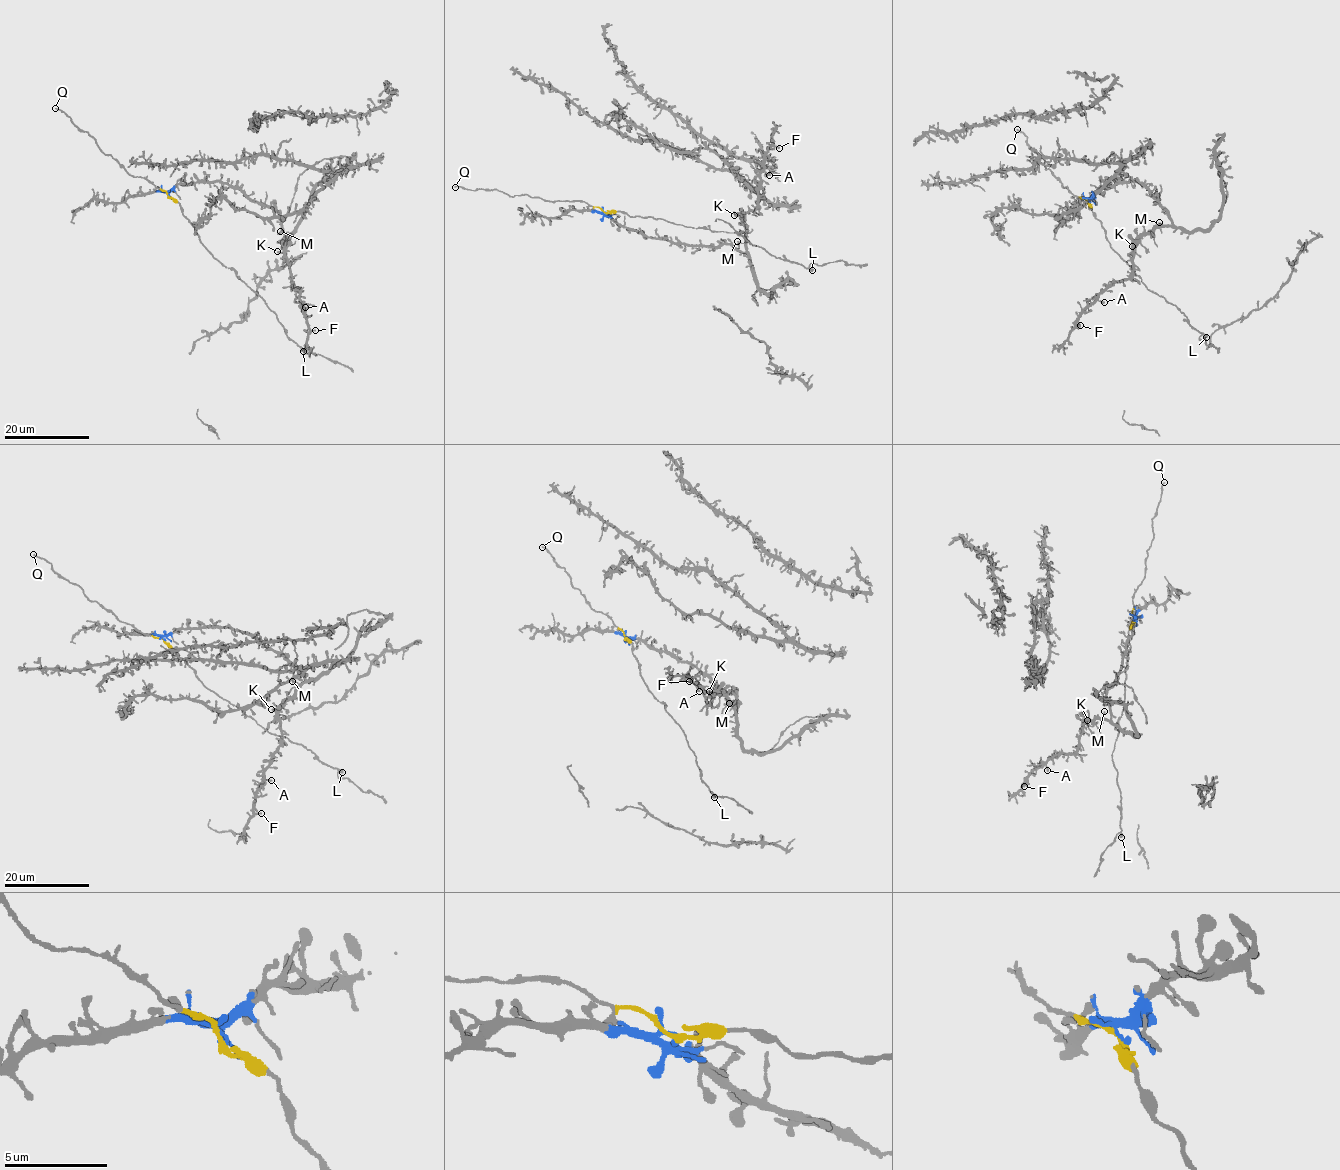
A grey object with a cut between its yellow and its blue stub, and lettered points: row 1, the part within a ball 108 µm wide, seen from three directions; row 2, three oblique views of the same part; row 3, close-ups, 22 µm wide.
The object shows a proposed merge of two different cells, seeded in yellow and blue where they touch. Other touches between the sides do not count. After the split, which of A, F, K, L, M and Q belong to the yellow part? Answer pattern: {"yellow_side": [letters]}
{"yellow_side": ["L", "Q"]}

